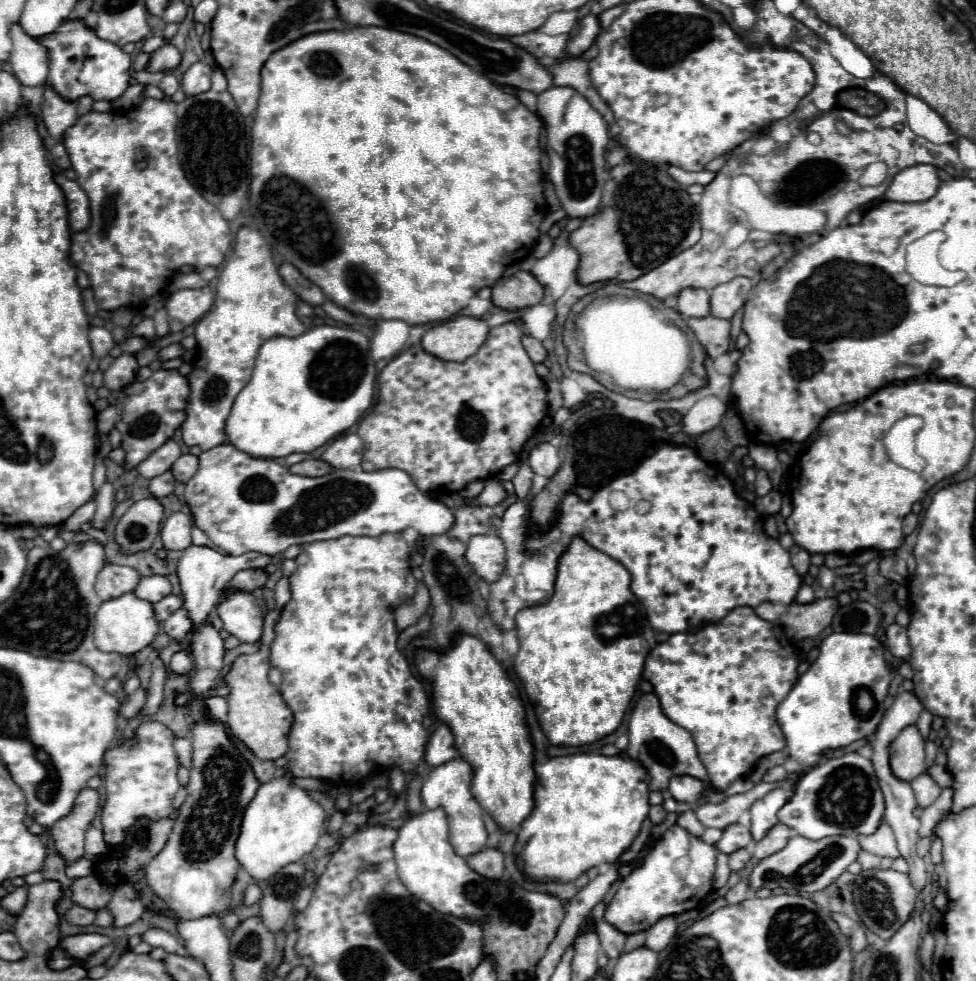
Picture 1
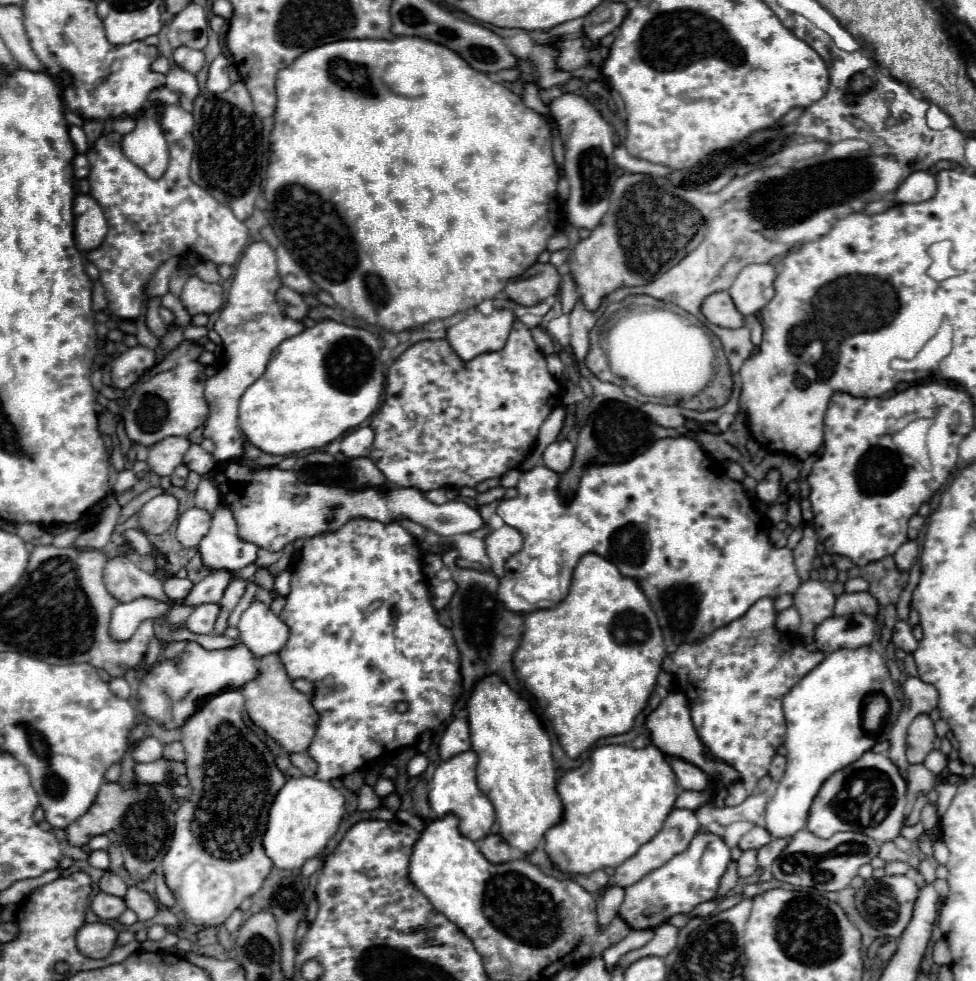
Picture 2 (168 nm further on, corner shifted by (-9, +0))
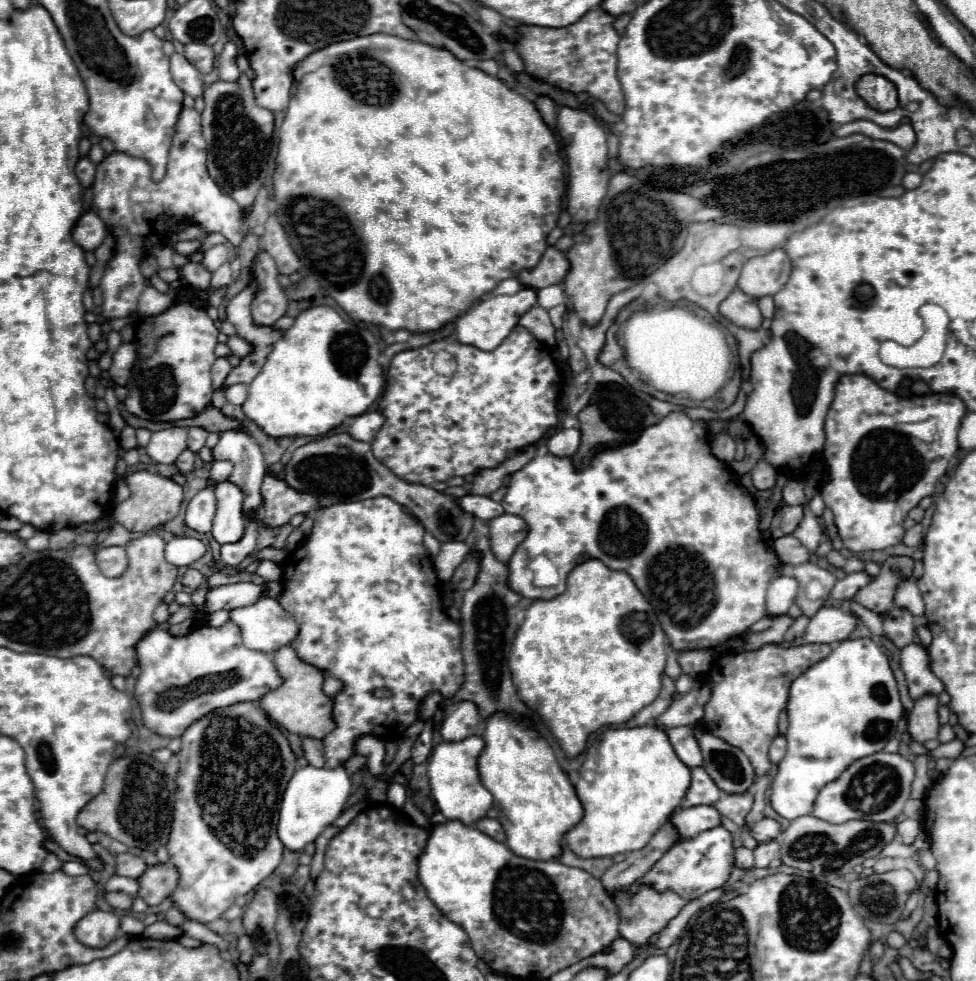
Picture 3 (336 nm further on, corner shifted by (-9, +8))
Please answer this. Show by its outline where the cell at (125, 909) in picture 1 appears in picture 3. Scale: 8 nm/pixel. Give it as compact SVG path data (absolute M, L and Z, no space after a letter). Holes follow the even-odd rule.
M152 866L138 878L138 884L138 896L148 906L156 906L174 892L178 884L178 872L174 866Z

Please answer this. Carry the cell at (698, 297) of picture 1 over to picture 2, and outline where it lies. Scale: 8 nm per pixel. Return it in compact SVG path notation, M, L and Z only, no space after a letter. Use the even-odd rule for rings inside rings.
M718 292L708 296L702 304L702 312L708 322L722 328L742 328L746 324L744 316L738 312L728 292Z

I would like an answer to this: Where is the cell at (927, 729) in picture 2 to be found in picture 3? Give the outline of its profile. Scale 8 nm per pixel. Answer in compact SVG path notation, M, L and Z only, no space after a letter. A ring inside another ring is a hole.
M922 696L916 700L910 716L908 716L908 734L914 742L926 742L938 736L938 698Z

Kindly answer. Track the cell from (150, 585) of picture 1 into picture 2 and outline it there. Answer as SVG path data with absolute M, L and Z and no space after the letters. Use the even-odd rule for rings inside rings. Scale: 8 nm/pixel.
M168 578L168 580L164 580L166 594L172 600L176 600L176 602L180 602L182 598L186 598L188 592L192 590L192 586L194 586L194 582L188 580L188 578Z

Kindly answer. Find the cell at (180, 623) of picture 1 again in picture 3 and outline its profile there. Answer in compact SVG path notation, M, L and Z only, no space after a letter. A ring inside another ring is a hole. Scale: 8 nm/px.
M246 582L246 584L230 584L214 588L206 594L206 600L202 604L202 610L206 614L214 614L218 610L234 610L244 604L252 604L252 600L258 600L262 596L264 586Z

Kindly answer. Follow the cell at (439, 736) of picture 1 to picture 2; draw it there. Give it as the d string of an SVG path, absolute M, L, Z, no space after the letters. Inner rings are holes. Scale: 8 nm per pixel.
M452 720L444 734L440 736L440 744L438 744L438 752L442 760L448 760L460 752L470 750L470 728L468 728L468 720Z

